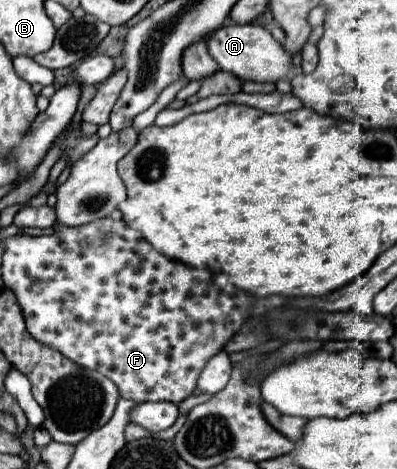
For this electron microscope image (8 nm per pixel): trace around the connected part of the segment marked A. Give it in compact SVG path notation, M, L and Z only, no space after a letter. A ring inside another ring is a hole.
M228 24L214 30L206 40L208 52L218 62L218 66L226 72L232 72L240 80L252 82L278 82L288 76L290 70L290 54L282 48L280 42L260 24Z

